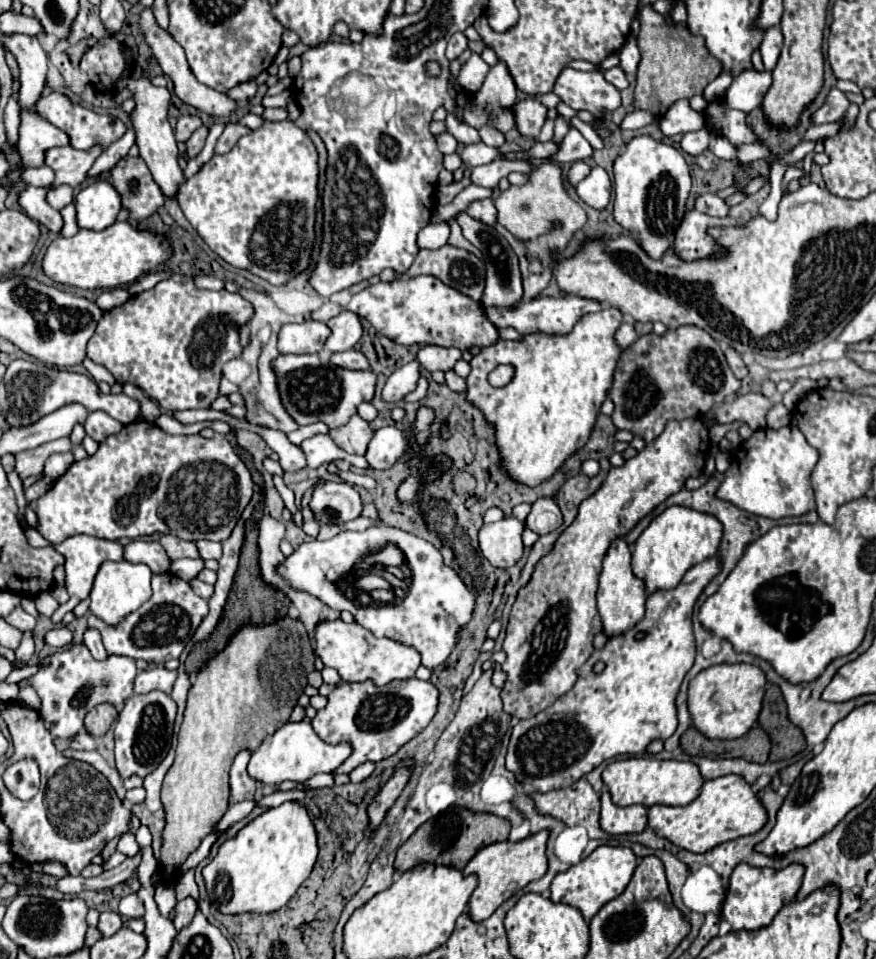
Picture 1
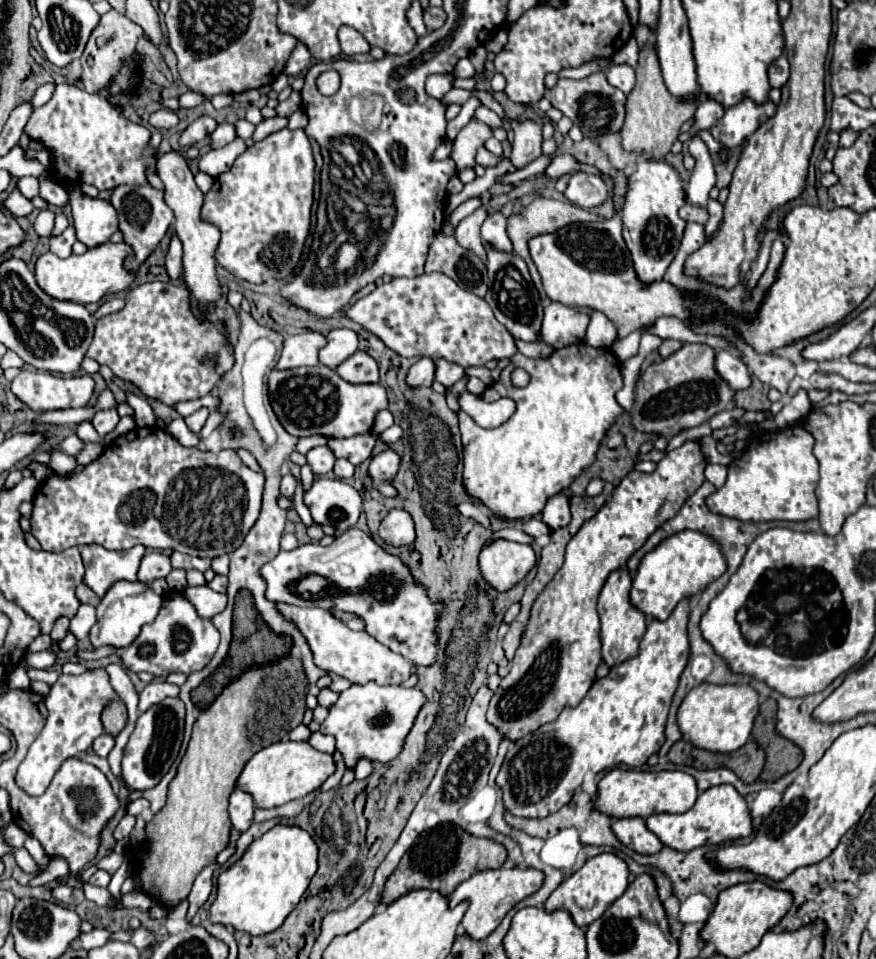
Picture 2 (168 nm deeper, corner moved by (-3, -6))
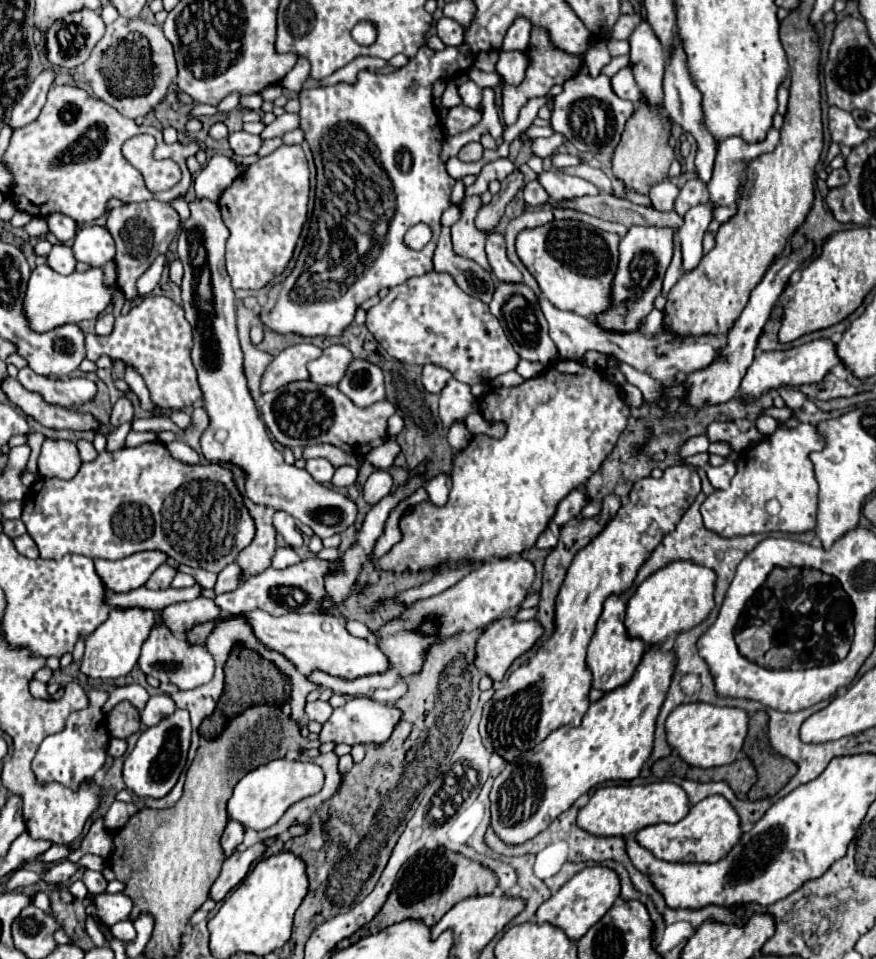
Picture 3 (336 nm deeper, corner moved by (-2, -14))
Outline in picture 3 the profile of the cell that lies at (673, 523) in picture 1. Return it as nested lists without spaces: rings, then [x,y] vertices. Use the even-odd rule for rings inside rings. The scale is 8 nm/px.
[[[674,560],[650,574],[628,600],[626,608],[626,630],[632,638],[642,638],[644,642],[656,646],[668,636],[690,630],[700,624],[714,608],[714,584],[716,572],[698,566],[692,560]]]

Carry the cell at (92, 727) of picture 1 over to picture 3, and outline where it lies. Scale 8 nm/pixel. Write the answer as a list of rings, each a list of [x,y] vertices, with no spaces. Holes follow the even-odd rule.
[[[120,702],[108,714],[108,730],[114,738],[128,738],[140,730],[140,714],[130,702]]]

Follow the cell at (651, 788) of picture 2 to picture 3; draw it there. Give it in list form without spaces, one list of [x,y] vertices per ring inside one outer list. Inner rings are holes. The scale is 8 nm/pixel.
[[[654,782],[646,786],[602,786],[592,794],[590,802],[578,812],[578,826],[596,836],[630,836],[652,824],[676,824],[688,814],[688,810],[690,804],[684,788],[672,782]]]

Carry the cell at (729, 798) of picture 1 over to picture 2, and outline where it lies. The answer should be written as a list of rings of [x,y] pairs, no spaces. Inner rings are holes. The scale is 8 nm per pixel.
[[[731,784],[711,786],[703,794],[699,794],[693,808],[683,814],[653,814],[645,820],[645,824],[665,846],[681,852],[707,846],[707,844],[717,846],[729,840],[747,838],[753,832],[753,822],[745,798]]]

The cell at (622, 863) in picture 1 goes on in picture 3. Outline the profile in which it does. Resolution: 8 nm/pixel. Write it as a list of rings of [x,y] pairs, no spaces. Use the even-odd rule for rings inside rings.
[[[606,866],[584,868],[538,908],[536,922],[538,924],[550,922],[550,924],[562,928],[570,940],[578,942],[588,932],[588,928],[594,926],[614,906],[618,896],[620,896],[620,878],[614,870],[610,870]]]

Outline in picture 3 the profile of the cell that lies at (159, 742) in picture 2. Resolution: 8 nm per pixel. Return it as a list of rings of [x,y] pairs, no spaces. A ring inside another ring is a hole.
[[[176,710],[174,714],[164,718],[160,724],[146,728],[140,734],[134,750],[124,760],[126,788],[142,798],[166,796],[174,788],[178,776],[182,774],[182,770],[186,766],[186,756],[188,756],[188,748],[190,748],[190,734],[192,734],[190,716],[184,710]]]

